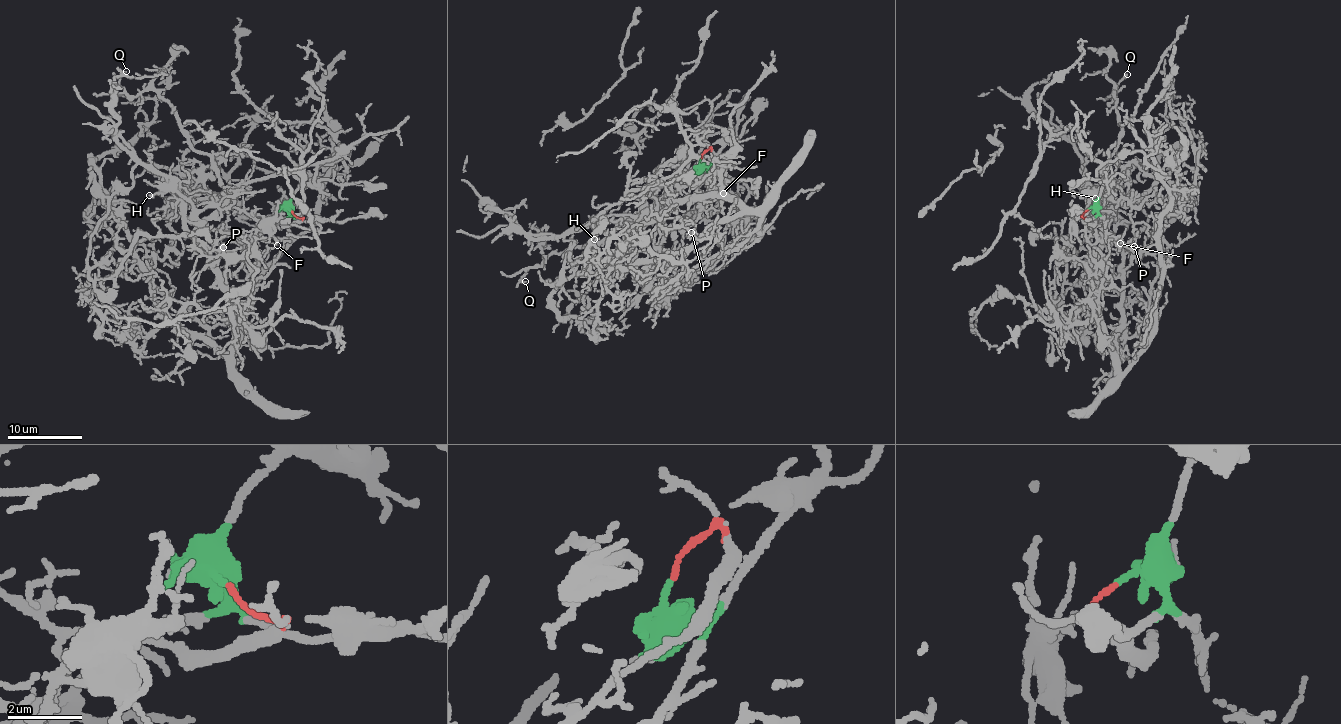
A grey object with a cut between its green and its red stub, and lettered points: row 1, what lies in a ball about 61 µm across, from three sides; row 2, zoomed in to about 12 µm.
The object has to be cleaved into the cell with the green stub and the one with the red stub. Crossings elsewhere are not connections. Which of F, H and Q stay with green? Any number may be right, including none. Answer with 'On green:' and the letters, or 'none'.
On green: F, H

